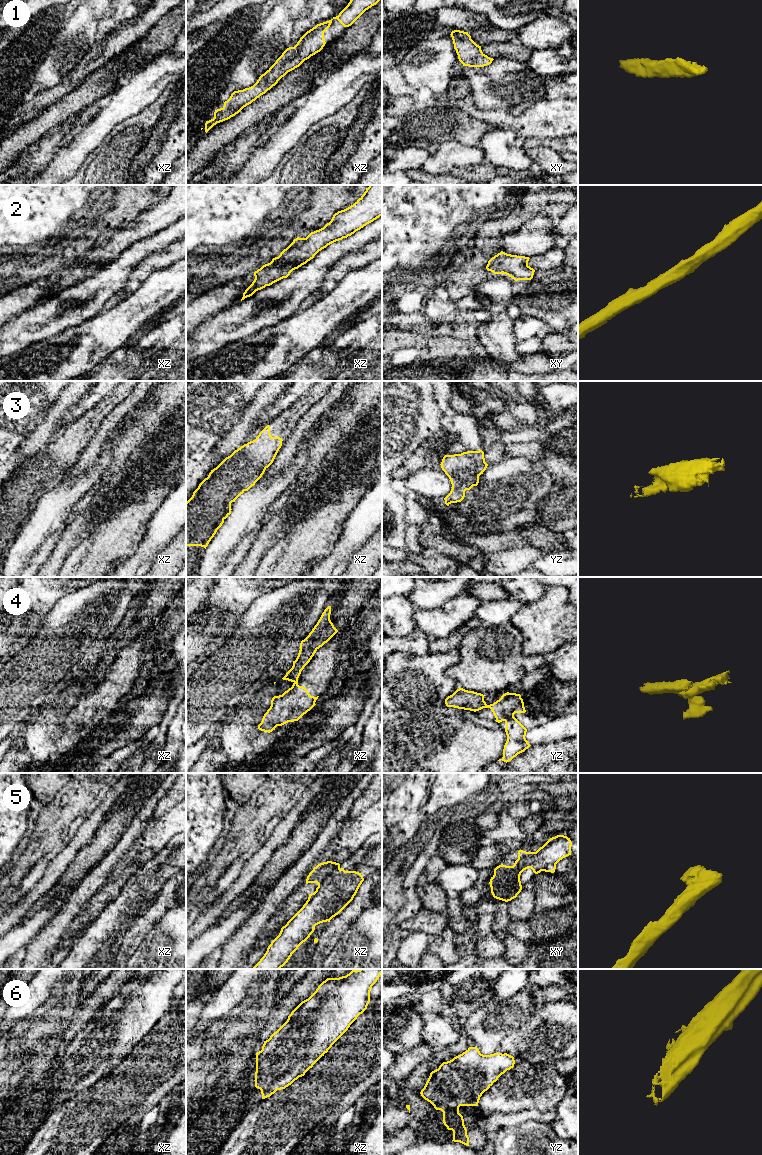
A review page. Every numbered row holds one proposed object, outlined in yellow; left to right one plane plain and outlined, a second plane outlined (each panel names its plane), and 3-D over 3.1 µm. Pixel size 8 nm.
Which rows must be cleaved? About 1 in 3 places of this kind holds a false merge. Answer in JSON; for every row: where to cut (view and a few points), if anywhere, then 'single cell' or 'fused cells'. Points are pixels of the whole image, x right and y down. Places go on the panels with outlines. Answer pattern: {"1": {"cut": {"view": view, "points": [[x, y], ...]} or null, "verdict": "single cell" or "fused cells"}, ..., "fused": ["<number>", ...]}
{"1": {"cut": null, "verdict": "single cell"}, "2": {"cut": null, "verdict": "single cell"}, "3": {"cut": null, "verdict": "single cell"}, "4": {"cut": {"view": "xz", "points": [[297, 679], [294, 682]]}, "verdict": "fused cells"}, "5": {"cut": {"view": "xz", "points": [[339, 868], [330, 875], [318, 892], [309, 896]]}, "verdict": "fused cells"}, "6": {"cut": null, "verdict": "single cell"}, "fused": ["4", "5"]}

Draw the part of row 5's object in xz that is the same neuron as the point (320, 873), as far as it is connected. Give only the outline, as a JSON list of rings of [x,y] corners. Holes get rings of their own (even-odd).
[[[332,861],[323,862],[314,867],[307,876],[306,884],[317,883],[318,887],[316,888],[316,891],[309,894],[309,896],[312,897],[316,893],[319,893],[322,890],[322,886],[325,881],[329,879],[330,875],[338,869],[340,869],[340,864]]]

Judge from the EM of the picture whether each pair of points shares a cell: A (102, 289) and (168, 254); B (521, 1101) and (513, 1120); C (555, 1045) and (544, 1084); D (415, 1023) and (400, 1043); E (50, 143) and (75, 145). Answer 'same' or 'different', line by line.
A: different
B: different
C: different
D: same
E: different

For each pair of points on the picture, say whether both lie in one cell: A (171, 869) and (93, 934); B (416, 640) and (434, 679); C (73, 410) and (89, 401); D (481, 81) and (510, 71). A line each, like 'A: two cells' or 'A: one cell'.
A: one cell
B: two cells
C: one cell
D: one cell

